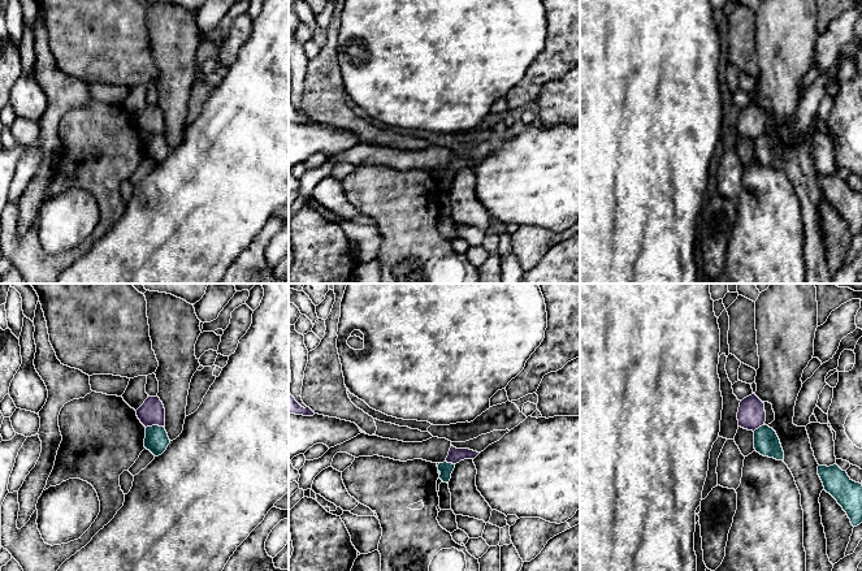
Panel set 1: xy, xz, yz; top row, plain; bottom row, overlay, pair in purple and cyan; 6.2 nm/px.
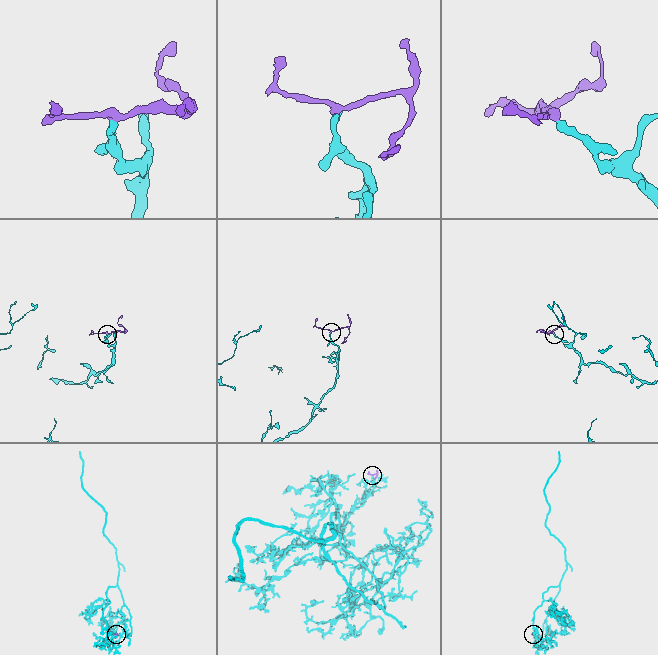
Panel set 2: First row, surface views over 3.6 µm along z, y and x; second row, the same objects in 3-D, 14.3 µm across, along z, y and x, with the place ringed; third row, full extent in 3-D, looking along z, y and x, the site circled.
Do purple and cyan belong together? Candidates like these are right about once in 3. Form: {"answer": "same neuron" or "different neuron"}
{"answer": "different neuron"}

